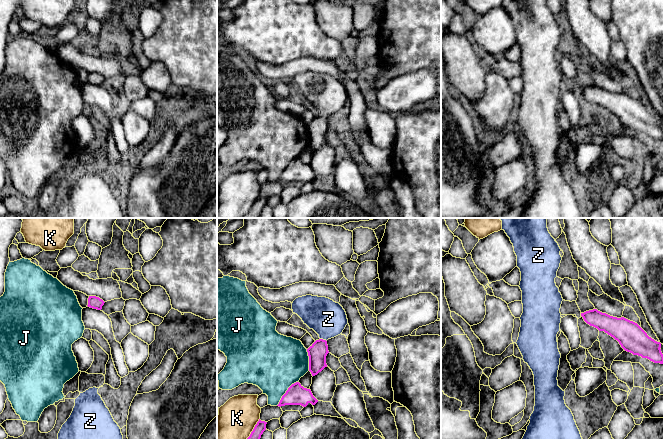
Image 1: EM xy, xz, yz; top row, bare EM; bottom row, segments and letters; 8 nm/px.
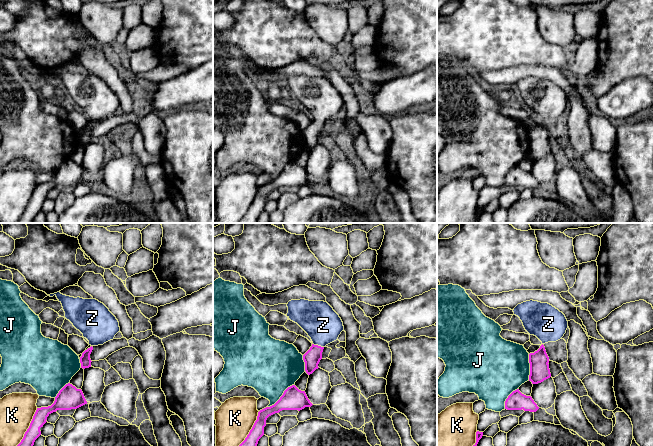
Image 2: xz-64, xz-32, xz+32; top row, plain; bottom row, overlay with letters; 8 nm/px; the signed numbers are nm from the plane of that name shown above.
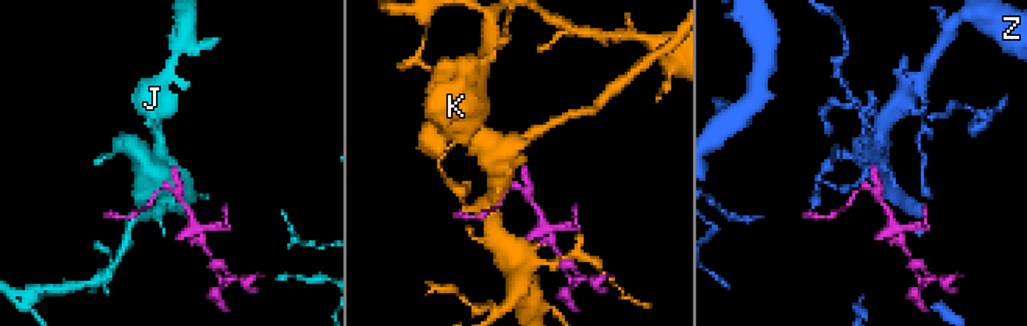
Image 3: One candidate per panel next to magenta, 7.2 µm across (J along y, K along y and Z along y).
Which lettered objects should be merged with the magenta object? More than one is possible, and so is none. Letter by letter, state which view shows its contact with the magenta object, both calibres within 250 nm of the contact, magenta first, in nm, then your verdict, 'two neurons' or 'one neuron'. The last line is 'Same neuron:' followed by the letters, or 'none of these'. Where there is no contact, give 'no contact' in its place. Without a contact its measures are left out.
J: meets magenta in xz; 160 nm thick on the magenta side, 440 nm on the other; two neurons
K: meets magenta in xz; 90 nm thick on the magenta side, 300 nm on the other; two neurons
Z: meets magenta in xz; 150 nm thick on the magenta side, 300 nm on the other; one neuron
Same neuron: Z

